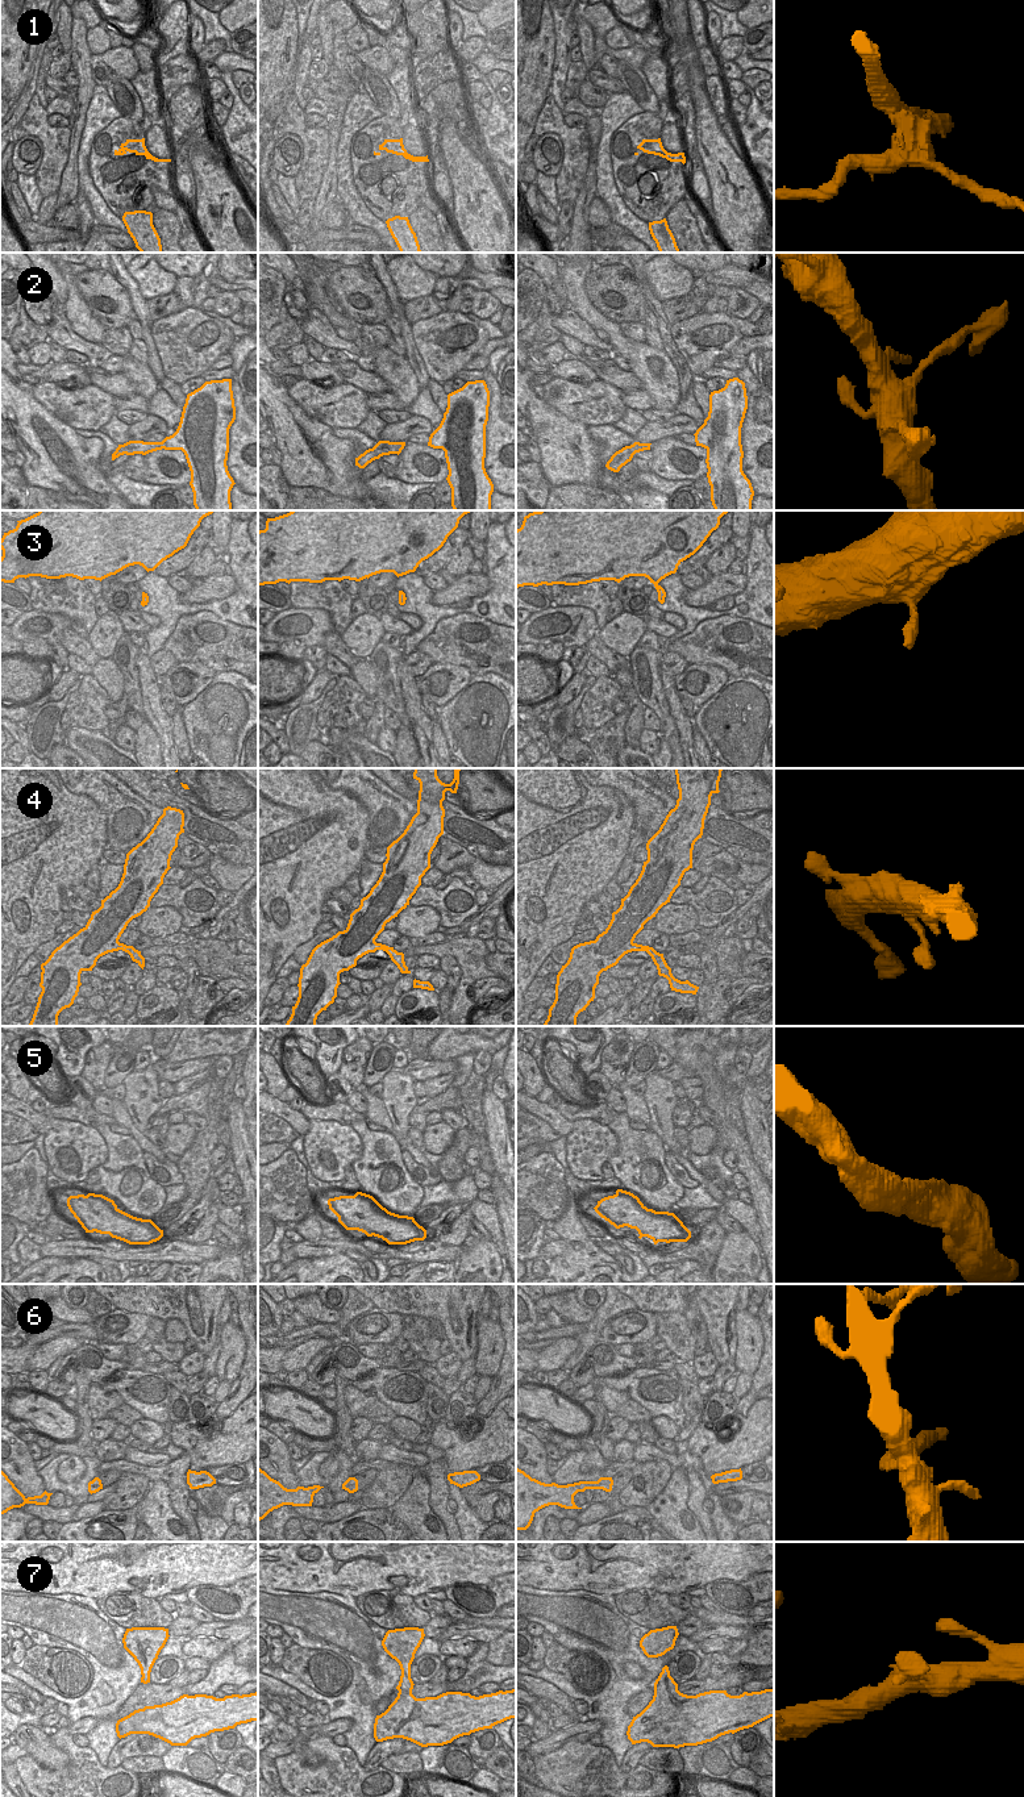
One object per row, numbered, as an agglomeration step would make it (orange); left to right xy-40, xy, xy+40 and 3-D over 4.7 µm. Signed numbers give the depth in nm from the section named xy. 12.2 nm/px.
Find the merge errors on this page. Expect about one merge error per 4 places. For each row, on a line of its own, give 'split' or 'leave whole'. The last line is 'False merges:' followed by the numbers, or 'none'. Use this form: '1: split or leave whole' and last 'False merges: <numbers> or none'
1: split
2: leave whole
3: leave whole
4: leave whole
5: leave whole
6: split
7: leave whole
False merges: 1, 6

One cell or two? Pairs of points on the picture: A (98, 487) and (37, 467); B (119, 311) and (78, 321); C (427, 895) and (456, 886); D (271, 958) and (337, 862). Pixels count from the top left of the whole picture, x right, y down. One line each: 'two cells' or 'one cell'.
A: one cell
B: two cells
C: one cell
D: one cell

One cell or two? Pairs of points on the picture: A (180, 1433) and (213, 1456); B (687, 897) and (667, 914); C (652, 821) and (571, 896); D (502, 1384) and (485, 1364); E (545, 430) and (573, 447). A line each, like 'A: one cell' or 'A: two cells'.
A: one cell
B: two cells
C: two cells
D: two cells
E: one cell

